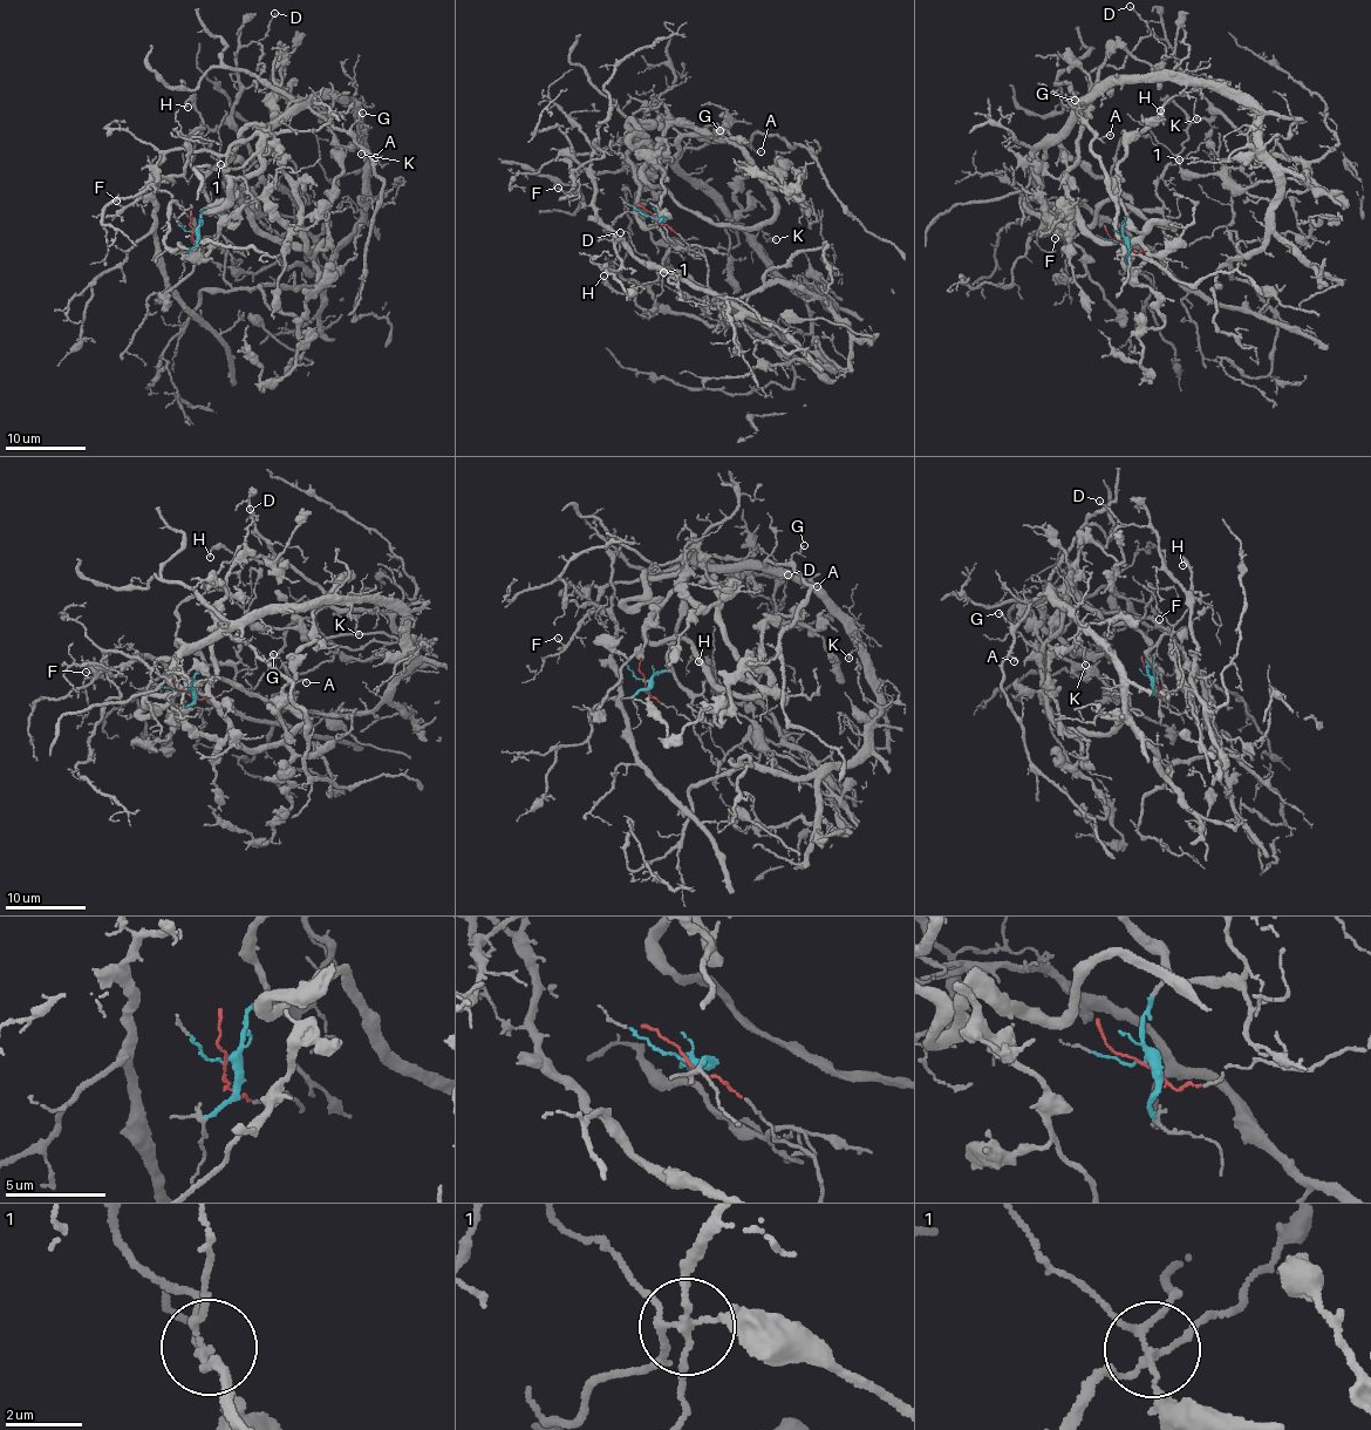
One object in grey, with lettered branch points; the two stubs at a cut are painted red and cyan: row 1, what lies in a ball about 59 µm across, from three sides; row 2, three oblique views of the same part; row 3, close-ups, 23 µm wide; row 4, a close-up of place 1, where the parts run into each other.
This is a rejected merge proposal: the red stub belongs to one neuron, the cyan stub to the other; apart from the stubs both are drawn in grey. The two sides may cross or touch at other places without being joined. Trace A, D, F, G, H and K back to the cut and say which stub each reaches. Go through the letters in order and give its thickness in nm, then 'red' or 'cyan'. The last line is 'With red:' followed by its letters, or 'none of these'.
A: calibre 110 nm; cyan
D: calibre 100 nm; red
F: calibre 110 nm; cyan
G: calibre 140 nm; cyan
H: calibre 180 nm; red
K: calibre 120 nm; cyan
With red: D, H

